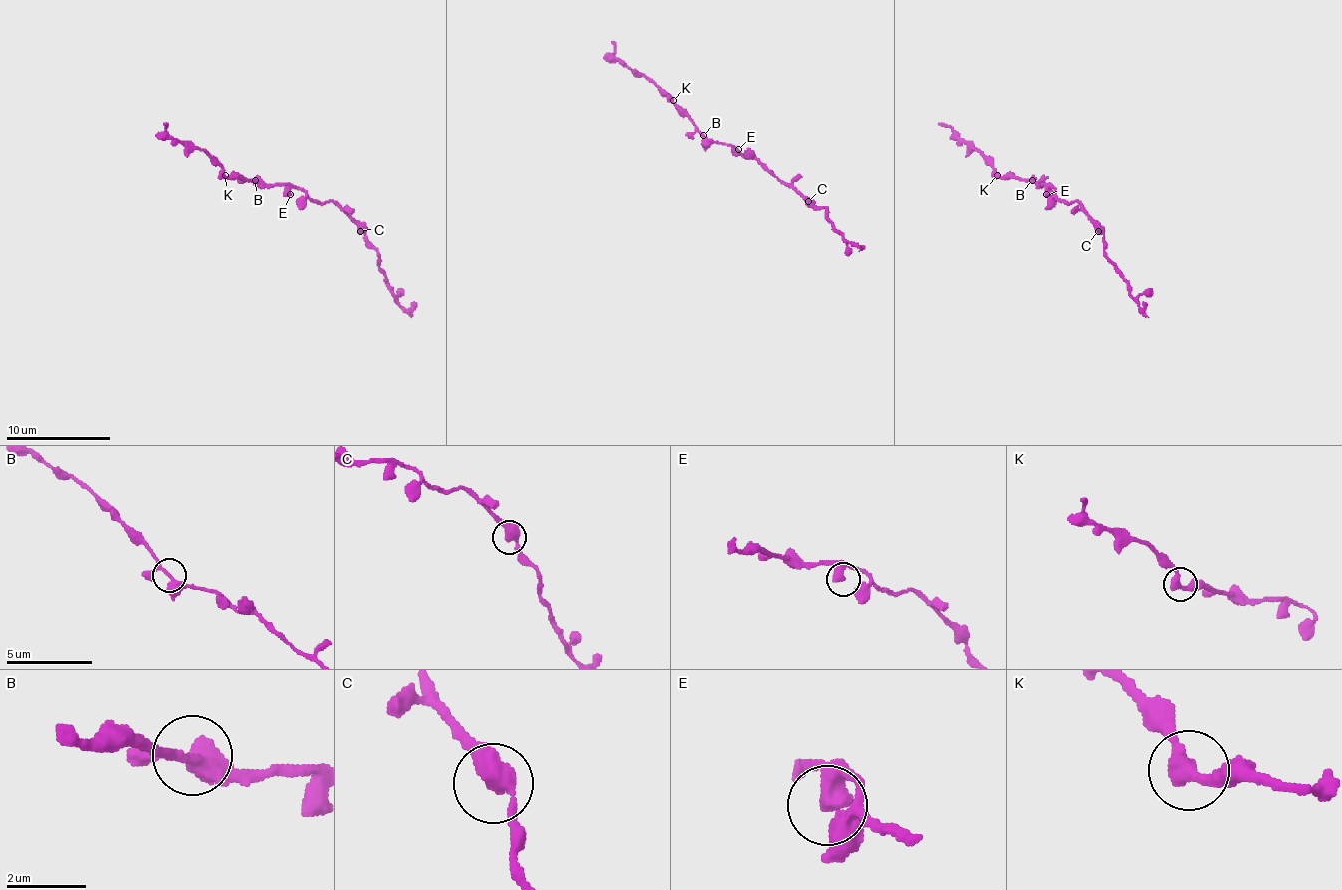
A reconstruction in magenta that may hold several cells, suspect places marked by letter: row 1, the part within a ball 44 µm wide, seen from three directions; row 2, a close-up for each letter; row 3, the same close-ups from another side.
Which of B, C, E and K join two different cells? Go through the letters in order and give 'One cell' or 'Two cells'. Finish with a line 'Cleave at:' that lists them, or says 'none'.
B: One cell
C: One cell
E: One cell
K: One cell
Cleave at: none

